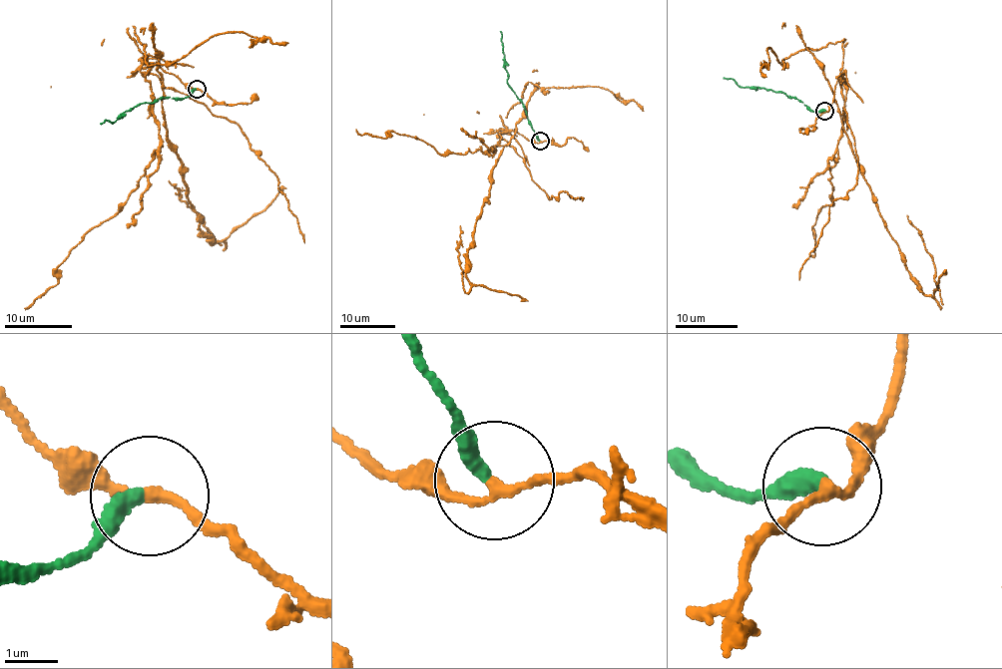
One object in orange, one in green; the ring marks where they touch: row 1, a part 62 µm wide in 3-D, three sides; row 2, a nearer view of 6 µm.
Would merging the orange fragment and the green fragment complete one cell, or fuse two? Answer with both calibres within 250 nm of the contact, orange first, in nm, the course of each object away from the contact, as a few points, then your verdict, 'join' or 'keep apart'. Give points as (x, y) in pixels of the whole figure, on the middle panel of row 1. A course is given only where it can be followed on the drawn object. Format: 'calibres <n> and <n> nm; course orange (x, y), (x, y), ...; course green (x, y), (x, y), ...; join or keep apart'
calibres 170 and 320 nm; course orange (540, 141), (513, 131), (500, 134), (503, 146), (465, 261), (466, 293), (461, 225); course green (540, 141), (525, 106), (508, 85), (500, 31); keep apart

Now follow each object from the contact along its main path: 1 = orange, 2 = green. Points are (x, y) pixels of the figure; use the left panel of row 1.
1: (196, 89), (156, 65), (146, 76), (160, 100), (168, 148), (181, 165), (199, 229), (224, 247), (169, 180)
2: (196, 89), (181, 99), (163, 98), (135, 108), (112, 124), (105, 120), (100, 125)

